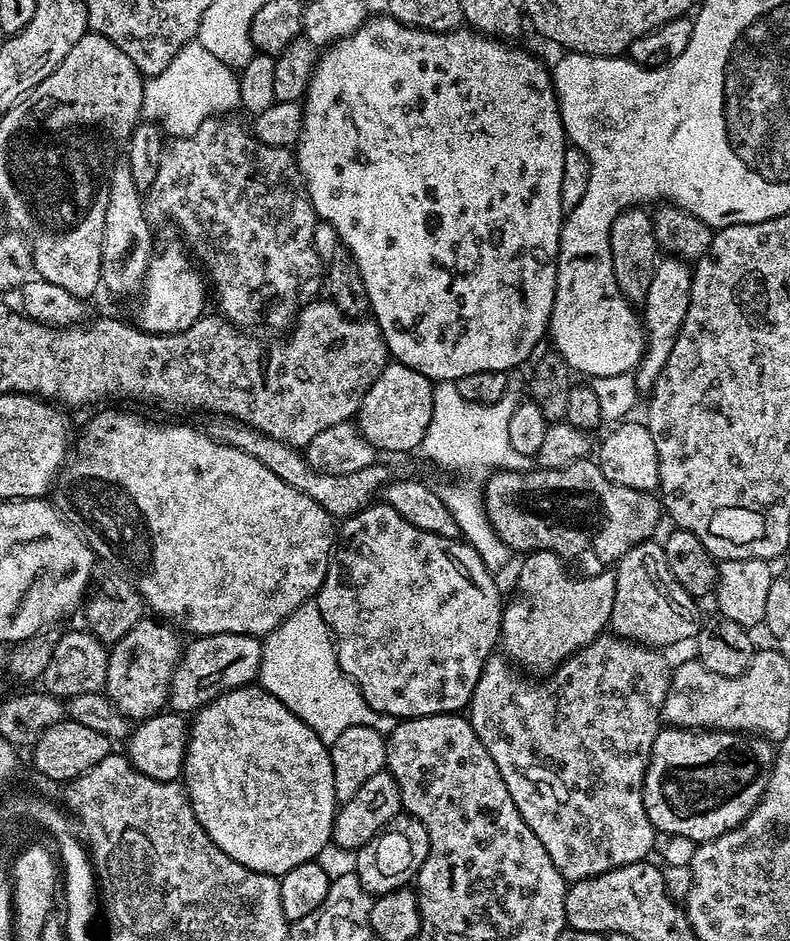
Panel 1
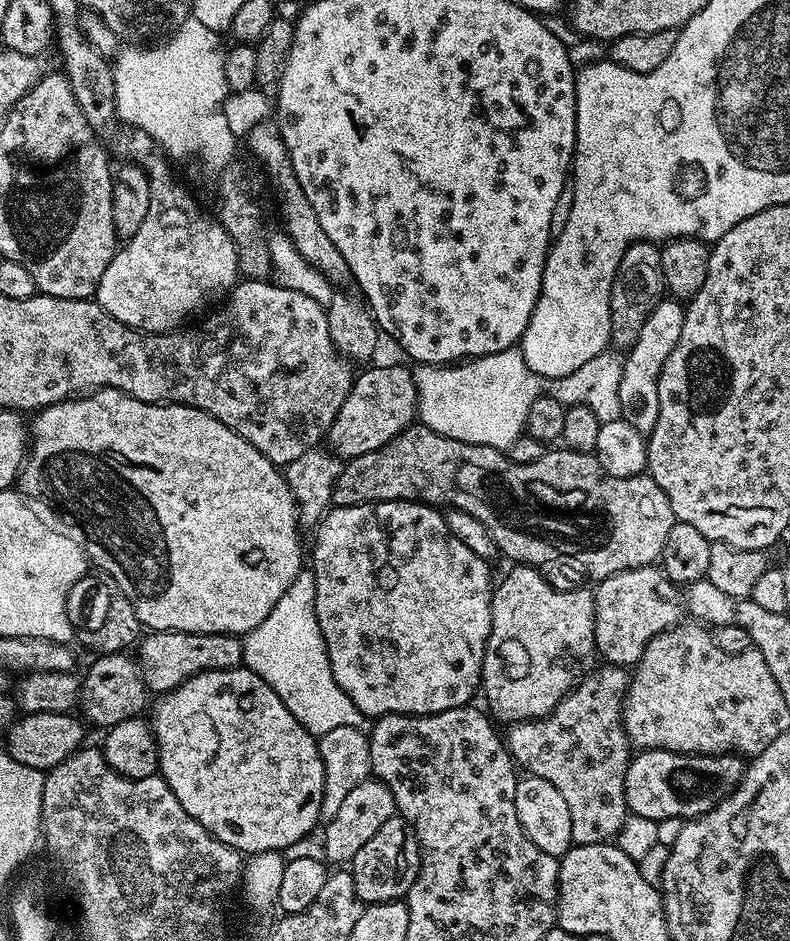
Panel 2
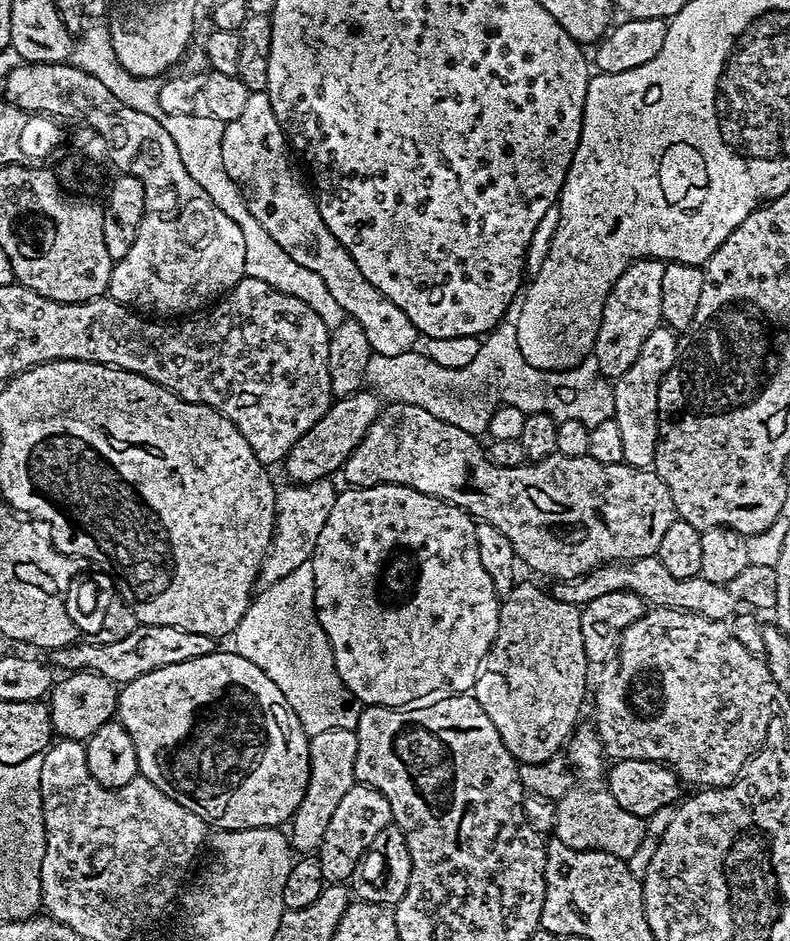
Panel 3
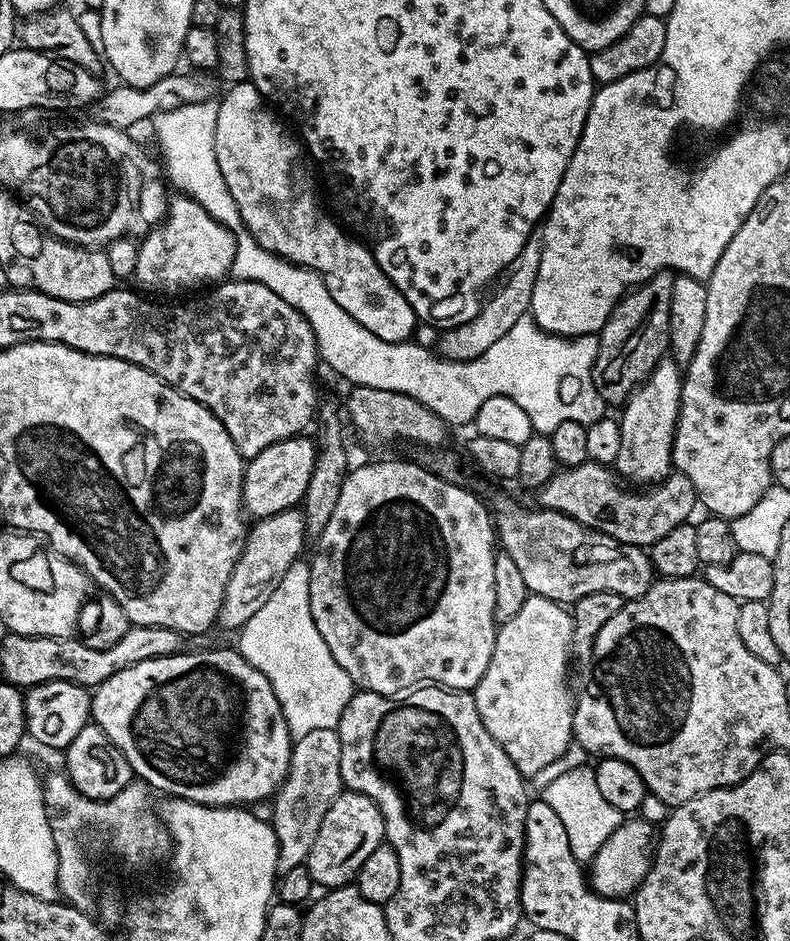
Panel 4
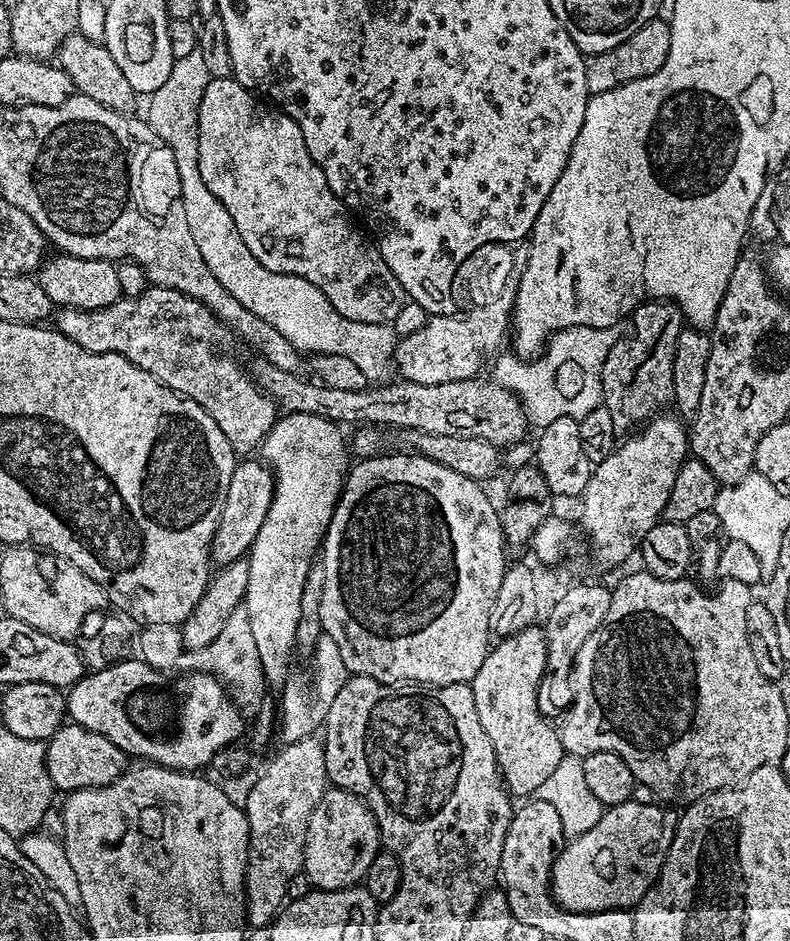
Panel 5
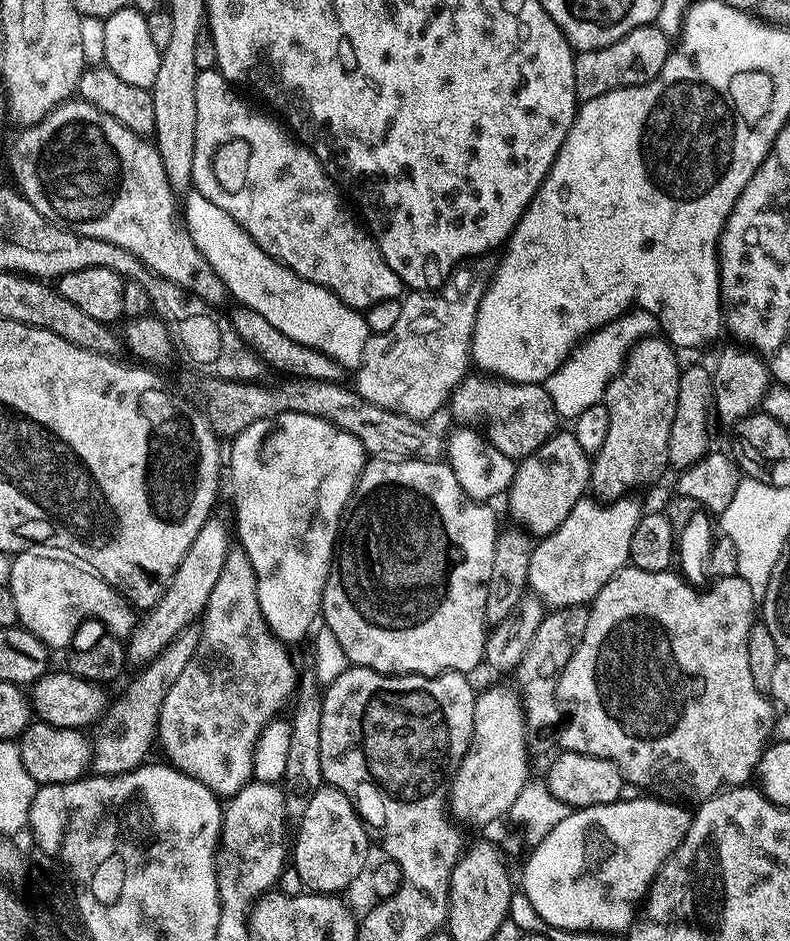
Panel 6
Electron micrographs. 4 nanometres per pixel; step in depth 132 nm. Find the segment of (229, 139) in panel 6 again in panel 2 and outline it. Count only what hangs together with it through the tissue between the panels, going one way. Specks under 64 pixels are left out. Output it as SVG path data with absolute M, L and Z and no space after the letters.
M271 119L264 120L250 130L246 137L246 143L248 143L249 150L264 163L262 168L271 187L273 184L280 191L280 216L284 219L282 228L292 239L294 246L298 246L298 252L302 254L302 258L306 258L306 262L310 262L320 272L323 272L324 277L333 286L344 286L344 283L349 283L350 273L346 266L346 258L342 258L342 254L338 254L338 246L334 246L334 242L330 242L330 238L326 238L326 230L322 230L322 222L318 222L318 214L314 214L314 206L310 206L306 194L294 174L279 126Z

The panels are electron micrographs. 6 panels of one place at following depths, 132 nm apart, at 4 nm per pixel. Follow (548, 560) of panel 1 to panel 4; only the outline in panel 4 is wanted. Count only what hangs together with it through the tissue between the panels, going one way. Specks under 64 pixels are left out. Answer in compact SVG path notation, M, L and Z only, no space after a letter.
M529 594L526 602L522 602L522 610L518 610L514 618L503 621L496 629L490 666L486 666L486 674L482 674L474 695L478 714L486 730L525 778L533 778L573 743L574 695L568 685L568 656L572 655L572 614L557 600Z

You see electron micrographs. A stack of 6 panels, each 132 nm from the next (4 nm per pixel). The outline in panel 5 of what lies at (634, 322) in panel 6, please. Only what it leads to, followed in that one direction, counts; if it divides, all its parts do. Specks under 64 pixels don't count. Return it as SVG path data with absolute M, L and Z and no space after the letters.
M570 326L561 332L553 332L543 353L535 358L521 358L515 354L500 356L496 360L496 375L494 380L506 390L516 393L524 405L524 412L533 425L543 426L554 422L554 418L577 418L590 414L590 410L601 407L600 375L606 362L606 354L610 354L622 332L619 327L595 328L594 326Z

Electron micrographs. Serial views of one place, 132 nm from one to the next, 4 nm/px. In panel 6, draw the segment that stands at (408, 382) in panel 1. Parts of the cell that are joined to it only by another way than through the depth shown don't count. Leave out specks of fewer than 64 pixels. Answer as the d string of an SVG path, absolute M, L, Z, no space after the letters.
M219 514L209 516L202 530L198 530L198 538L190 542L190 550L186 550L186 558L182 558L162 598L139 617L136 629L127 637L126 651L129 661L153 660L181 629L189 627L195 621L192 619L199 619L203 615L204 607L210 602L210 594L218 583L218 574L222 574L222 566L226 566L226 558L230 551L228 532L230 536L229 525L228 528L224 525L224 520Z

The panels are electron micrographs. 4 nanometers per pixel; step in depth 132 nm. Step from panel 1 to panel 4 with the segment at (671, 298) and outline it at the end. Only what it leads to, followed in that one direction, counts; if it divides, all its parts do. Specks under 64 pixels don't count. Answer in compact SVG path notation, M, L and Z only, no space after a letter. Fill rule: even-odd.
M665 358L657 362L648 379L628 397L623 405L624 413L618 416L622 447L614 468L632 486L651 486L666 479L673 471L672 439L680 413L680 385L682 368L675 360ZM624 476L625 477L624 477ZM632 483L632 484L631 484Z

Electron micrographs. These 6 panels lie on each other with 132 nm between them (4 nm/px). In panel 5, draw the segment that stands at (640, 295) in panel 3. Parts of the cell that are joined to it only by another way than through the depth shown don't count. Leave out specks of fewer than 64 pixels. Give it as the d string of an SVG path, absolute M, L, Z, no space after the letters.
M649 300L632 311L630 323L633 332L629 336L628 333L621 335L620 341L612 347L610 354L606 354L606 362L600 375L602 407L610 410L610 419L620 434L639 429L661 410L667 409L664 407L669 407L674 386L674 350L682 327L682 317L675 304L667 300Z

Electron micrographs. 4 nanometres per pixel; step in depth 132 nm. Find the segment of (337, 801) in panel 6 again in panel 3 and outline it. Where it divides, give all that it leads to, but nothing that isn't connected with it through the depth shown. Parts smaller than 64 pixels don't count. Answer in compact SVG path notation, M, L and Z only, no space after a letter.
M359 782L353 784L350 790L346 790L342 802L334 810L330 818L330 826L326 826L326 834L322 834L322 842L318 849L318 859L322 866L322 874L328 882L351 881L352 871L358 866L358 862L364 857L364 851L392 824L392 811L390 802L382 798L378 790L374 790L369 784Z

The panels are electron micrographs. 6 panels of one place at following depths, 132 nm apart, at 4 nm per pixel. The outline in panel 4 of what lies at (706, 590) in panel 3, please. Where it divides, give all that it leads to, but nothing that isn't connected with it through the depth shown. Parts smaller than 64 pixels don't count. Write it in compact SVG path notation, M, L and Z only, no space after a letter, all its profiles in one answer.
M508 496L487 497L486 503L494 513L494 527L502 550L514 558L518 571L526 581L529 593L533 596L550 598L558 603L571 606L576 601L586 598L586 594L609 592L633 600L646 592L654 582L652 559L647 551L638 544L623 544L595 528L582 526L564 512L555 512L553 508L533 507L531 512L520 504L515 504Z

